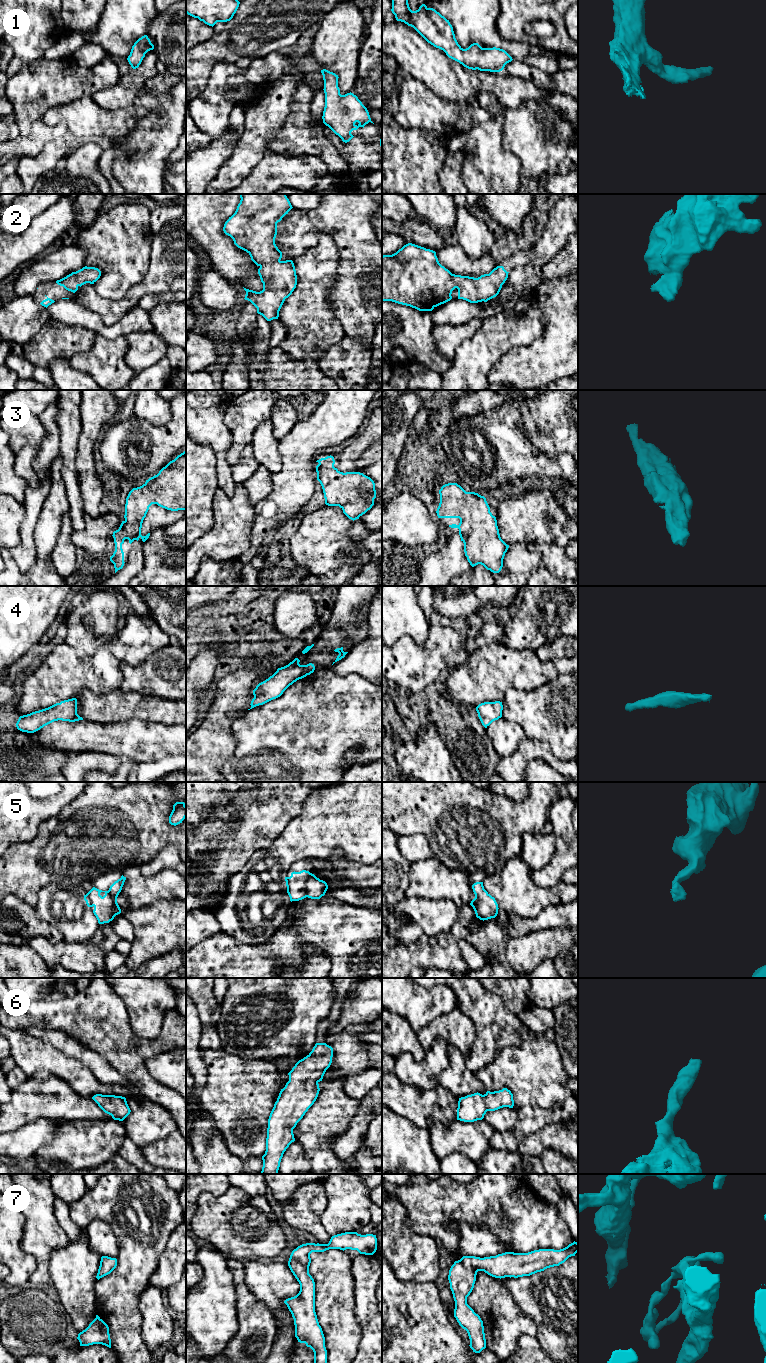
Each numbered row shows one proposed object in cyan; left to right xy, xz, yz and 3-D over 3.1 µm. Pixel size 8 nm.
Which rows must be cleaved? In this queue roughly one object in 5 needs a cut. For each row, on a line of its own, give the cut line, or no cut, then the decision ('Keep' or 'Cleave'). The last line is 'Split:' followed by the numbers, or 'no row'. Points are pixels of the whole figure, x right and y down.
1: No split. Keep
2: No split. Keep
3: No split. Keep
4: No split. Keep
5: Split along xy (107, 891), (114, 900), (114, 916). Cleave
6: No split. Keep
7: No split. Keep
Split: 5

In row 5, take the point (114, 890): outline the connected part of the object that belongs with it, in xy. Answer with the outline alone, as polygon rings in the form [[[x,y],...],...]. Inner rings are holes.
[[[122,875],[121,878],[115,881],[108,890],[108,893],[110,894],[110,896],[113,897],[115,900],[115,906],[113,910],[114,917],[121,913],[121,909],[117,903],[117,897],[122,890],[125,880],[126,880],[126,877]]]

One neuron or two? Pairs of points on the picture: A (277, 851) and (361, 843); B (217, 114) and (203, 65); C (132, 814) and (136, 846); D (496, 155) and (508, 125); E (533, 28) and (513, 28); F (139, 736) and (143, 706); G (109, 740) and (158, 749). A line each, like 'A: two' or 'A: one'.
A: one
B: two
C: one
D: two
E: two
F: two
G: one

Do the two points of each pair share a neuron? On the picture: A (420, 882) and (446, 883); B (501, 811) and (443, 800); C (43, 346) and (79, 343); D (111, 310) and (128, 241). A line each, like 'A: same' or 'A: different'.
A: same
B: same
C: same
D: different

